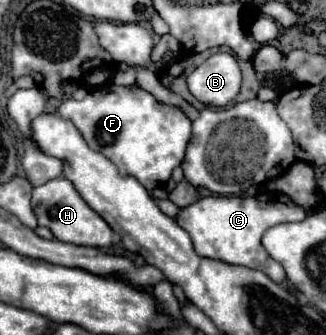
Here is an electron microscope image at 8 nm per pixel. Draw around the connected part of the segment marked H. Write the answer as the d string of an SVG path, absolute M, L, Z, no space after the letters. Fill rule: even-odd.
M55 178L43 186L37 186L33 190L31 204L39 226L49 228L53 236L61 242L95 246L95 248L105 248L105 246L111 246L113 242L113 230L109 228L109 224L93 208L89 208L89 204L79 196L75 186L67 178Z

